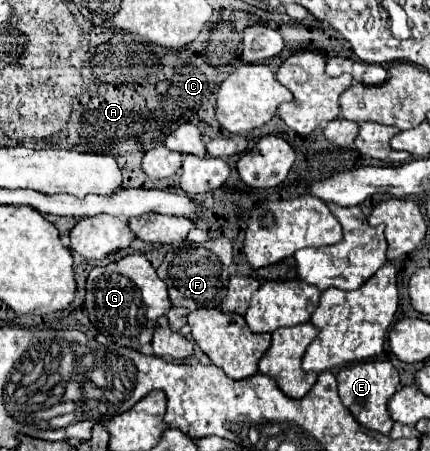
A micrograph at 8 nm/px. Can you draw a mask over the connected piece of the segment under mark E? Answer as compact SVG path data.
M368 360L368 362L350 364L350 366L344 366L338 372L336 378L338 378L340 400L352 412L356 422L362 424L368 430L388 434L394 422L392 422L392 418L386 410L386 402L396 392L396 386L400 382L398 370L392 366L392 362L388 362L388 360Z

